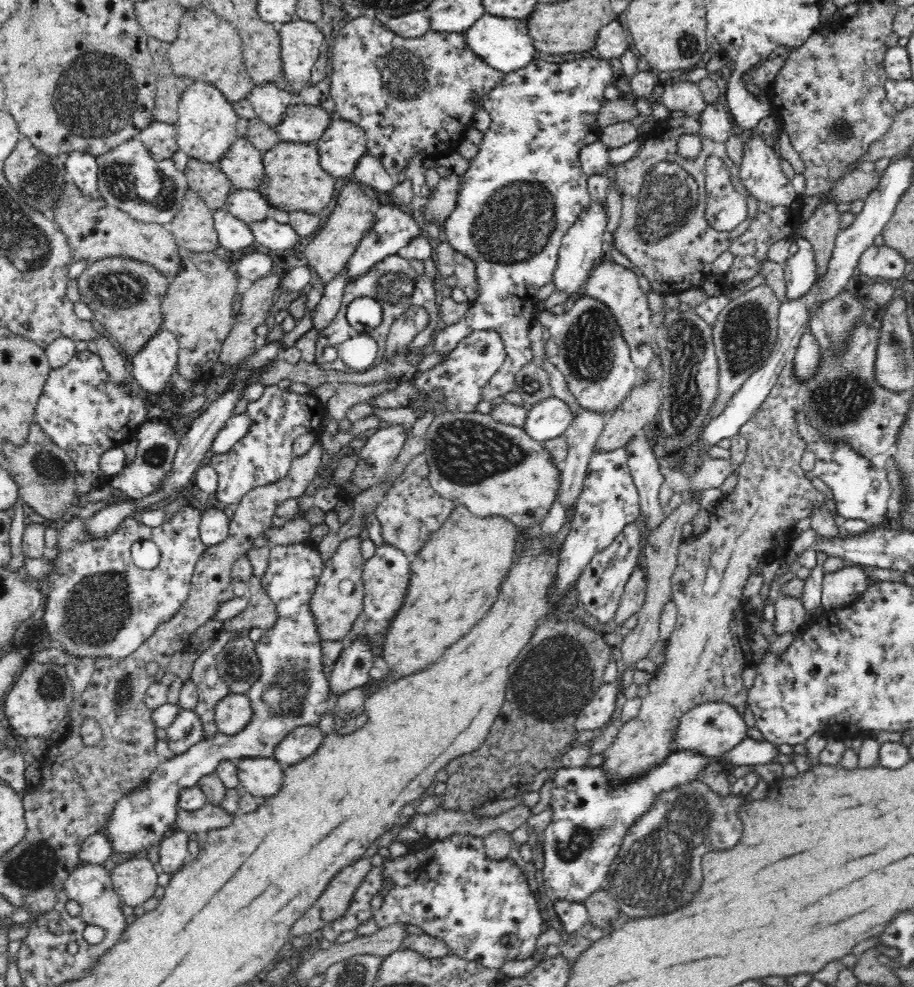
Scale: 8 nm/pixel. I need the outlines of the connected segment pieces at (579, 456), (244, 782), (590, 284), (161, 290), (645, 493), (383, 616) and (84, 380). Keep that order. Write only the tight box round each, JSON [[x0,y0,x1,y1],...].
[[561,407,610,508],[235,758,283,797],[586,257,654,370],[75,256,169,356],[625,433,668,536],[346,543,411,654],[34,350,150,493]]

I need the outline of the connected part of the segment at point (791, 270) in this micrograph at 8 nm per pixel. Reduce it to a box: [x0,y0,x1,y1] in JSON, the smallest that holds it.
[783,238,816,300]

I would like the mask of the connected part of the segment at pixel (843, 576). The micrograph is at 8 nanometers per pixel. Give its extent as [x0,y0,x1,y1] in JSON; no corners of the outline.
[821,565,873,610]

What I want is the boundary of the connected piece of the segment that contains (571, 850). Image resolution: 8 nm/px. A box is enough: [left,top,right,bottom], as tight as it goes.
[542,750,718,903]

